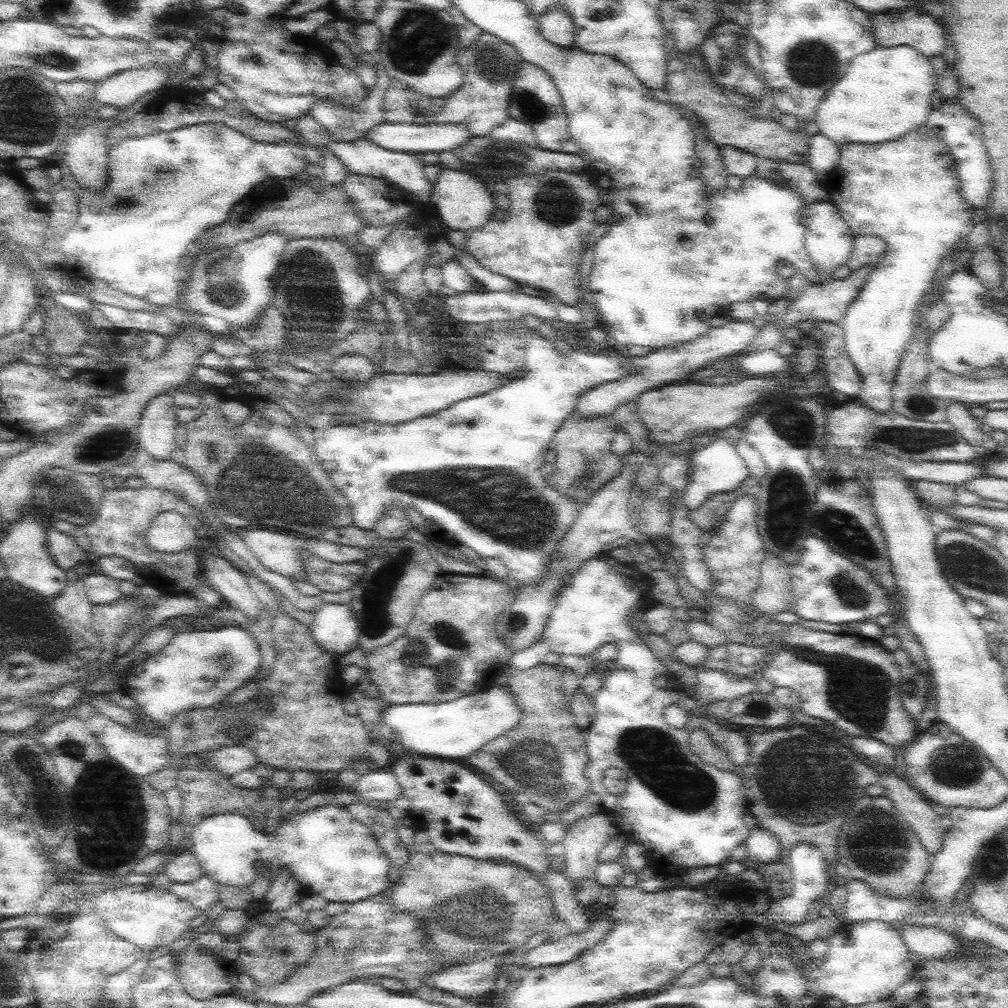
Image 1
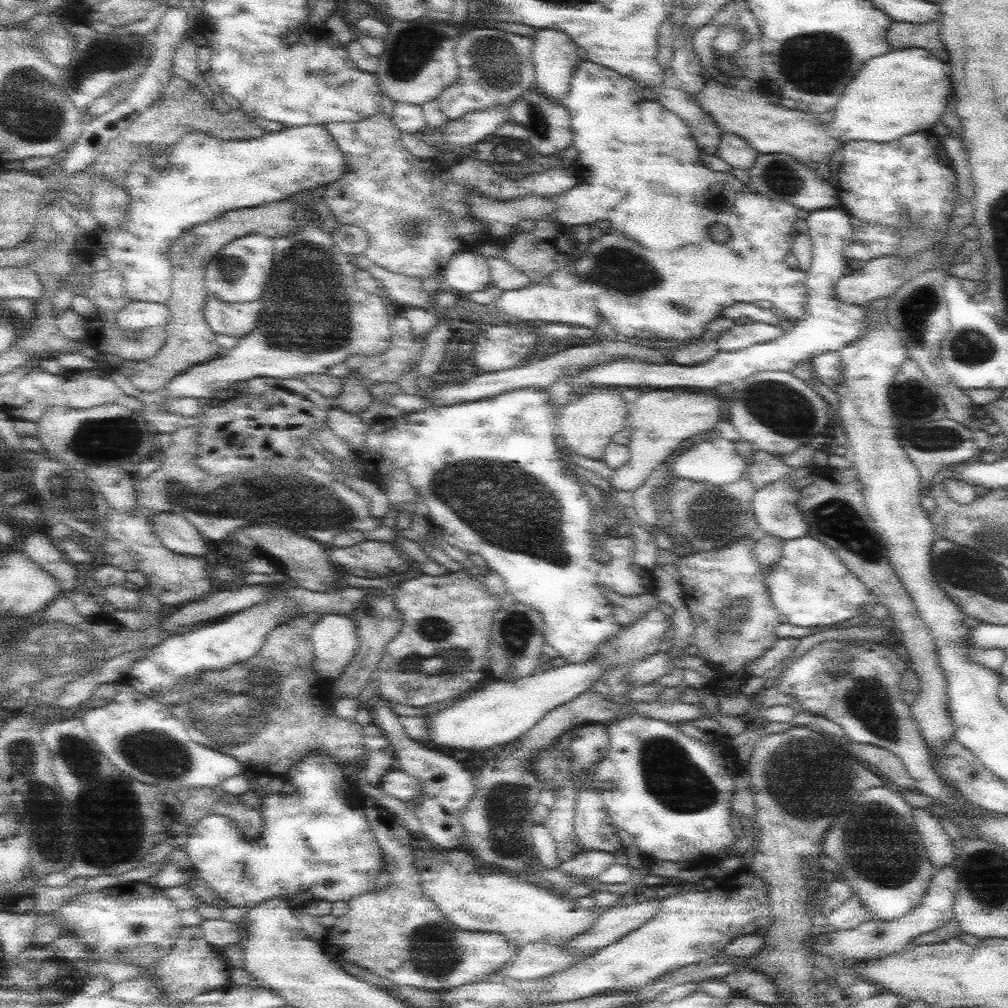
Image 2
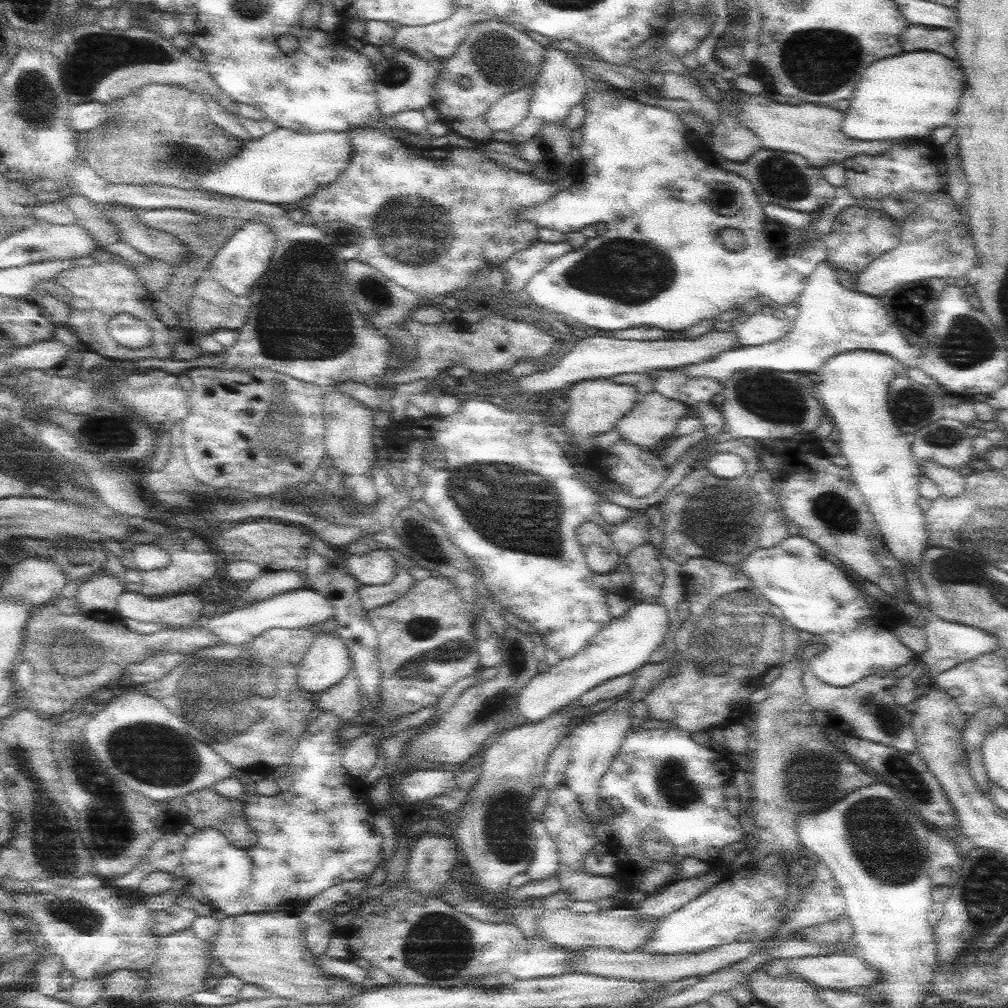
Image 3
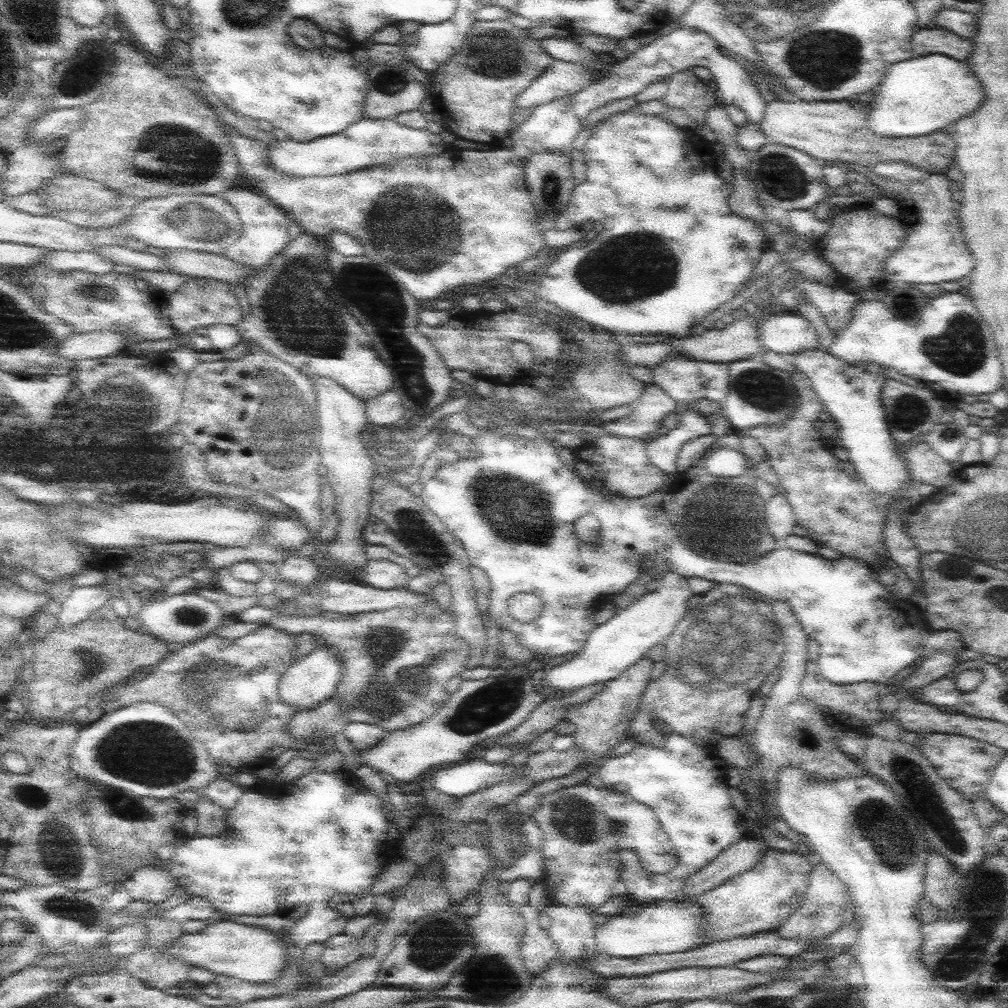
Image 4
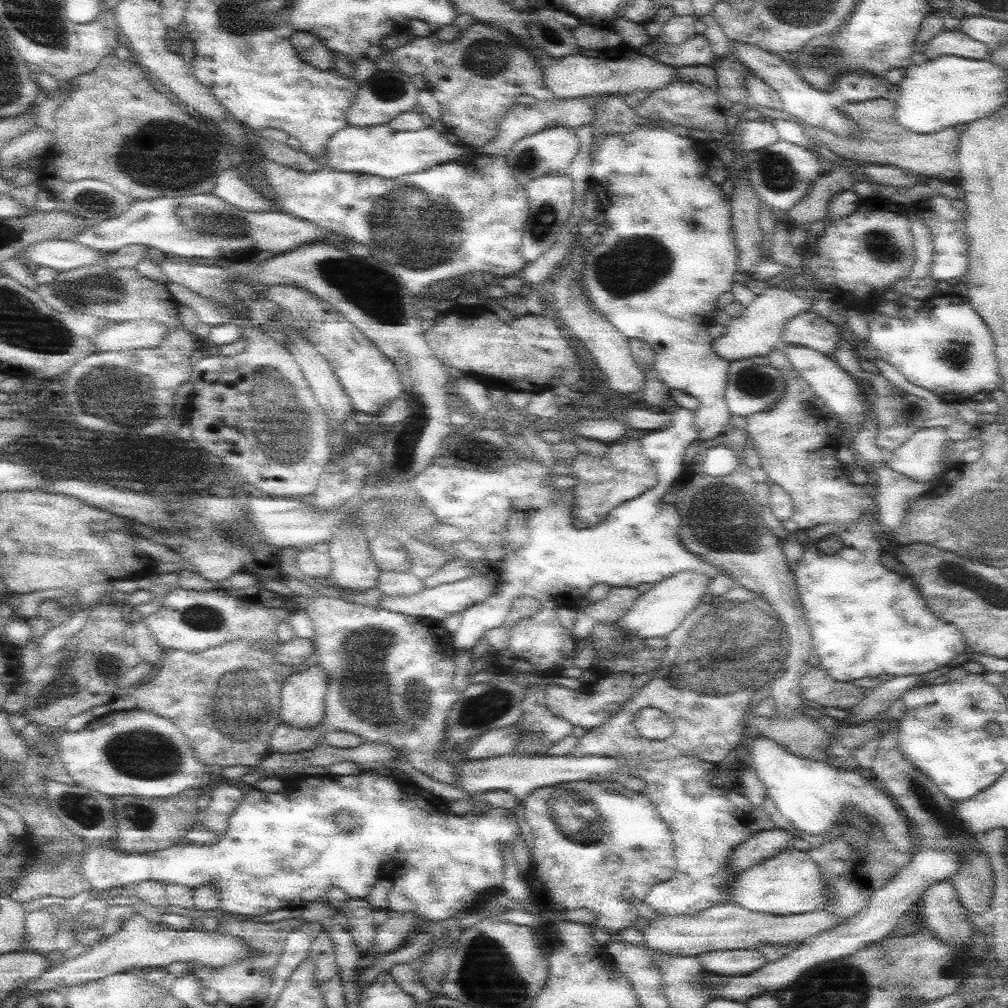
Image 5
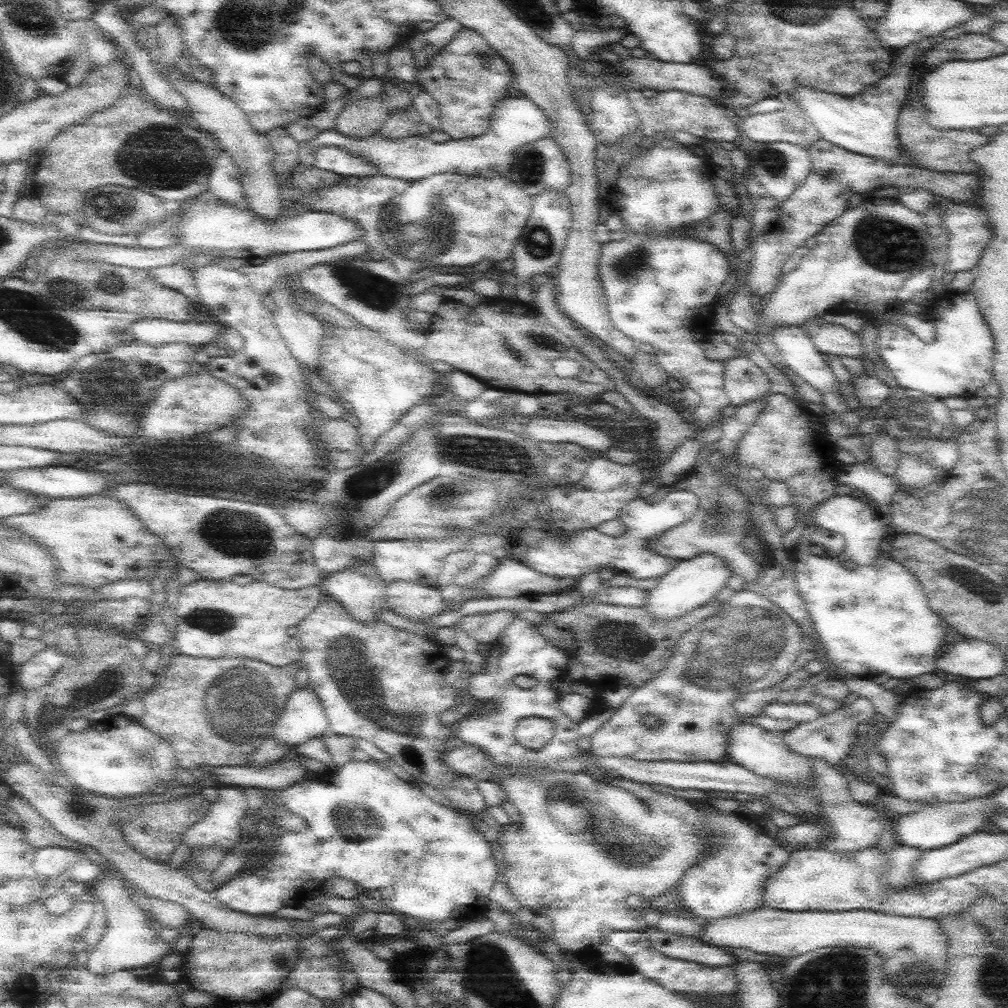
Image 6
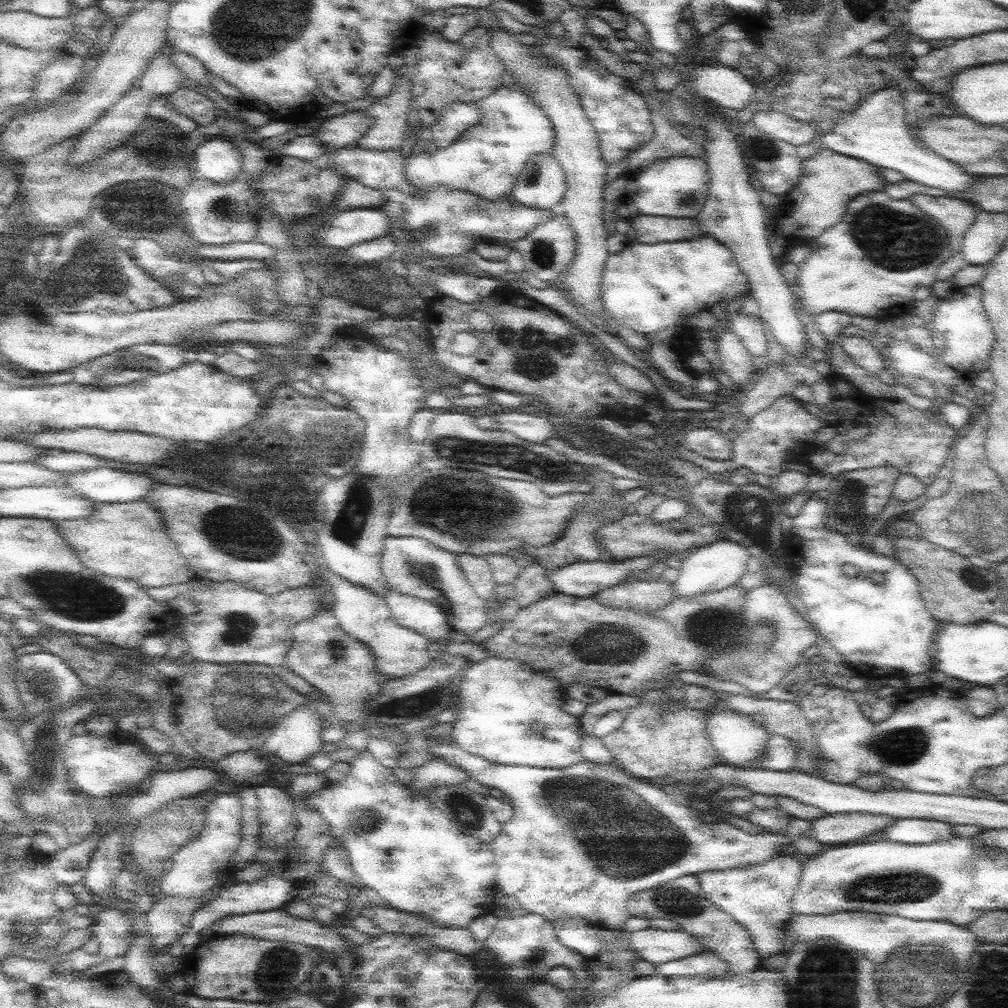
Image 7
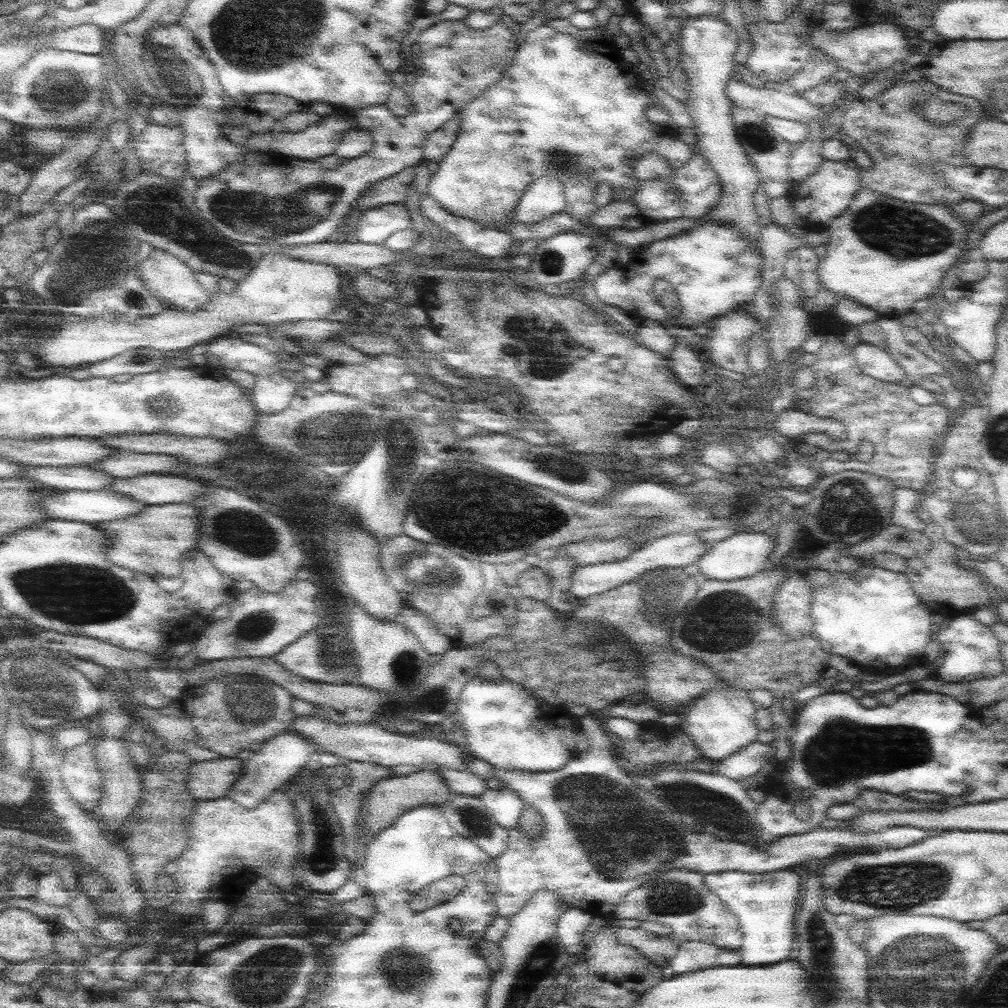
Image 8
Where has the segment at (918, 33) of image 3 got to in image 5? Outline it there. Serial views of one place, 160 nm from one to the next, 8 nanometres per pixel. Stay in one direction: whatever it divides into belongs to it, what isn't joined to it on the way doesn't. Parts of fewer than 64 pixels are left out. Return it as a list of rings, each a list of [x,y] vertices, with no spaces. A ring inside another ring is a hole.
[[[943,30],[927,41],[923,53],[928,60],[936,60],[937,57],[944,55],[982,60],[989,58],[991,48],[984,42],[972,38],[966,31]]]

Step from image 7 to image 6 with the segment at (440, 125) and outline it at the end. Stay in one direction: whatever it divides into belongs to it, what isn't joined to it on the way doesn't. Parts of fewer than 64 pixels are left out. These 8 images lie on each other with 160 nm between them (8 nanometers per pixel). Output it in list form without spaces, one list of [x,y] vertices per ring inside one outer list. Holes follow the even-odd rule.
[[[462,28],[421,70],[416,70],[420,86],[439,104],[441,130],[455,140],[483,135],[490,128],[492,113],[500,99],[514,86],[512,69],[476,30]]]

